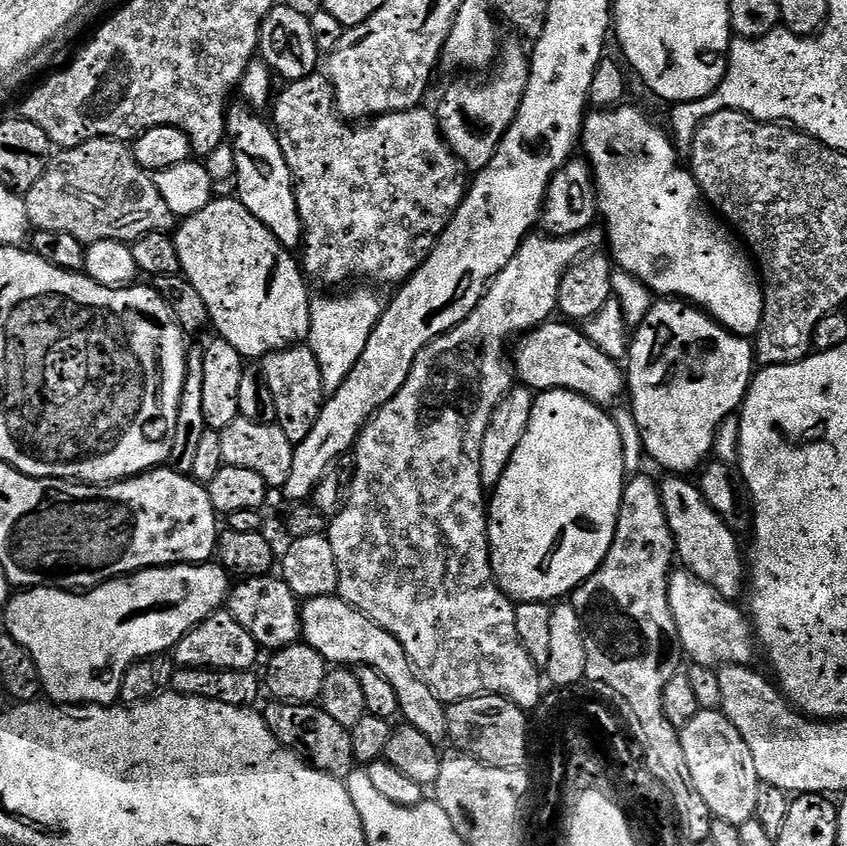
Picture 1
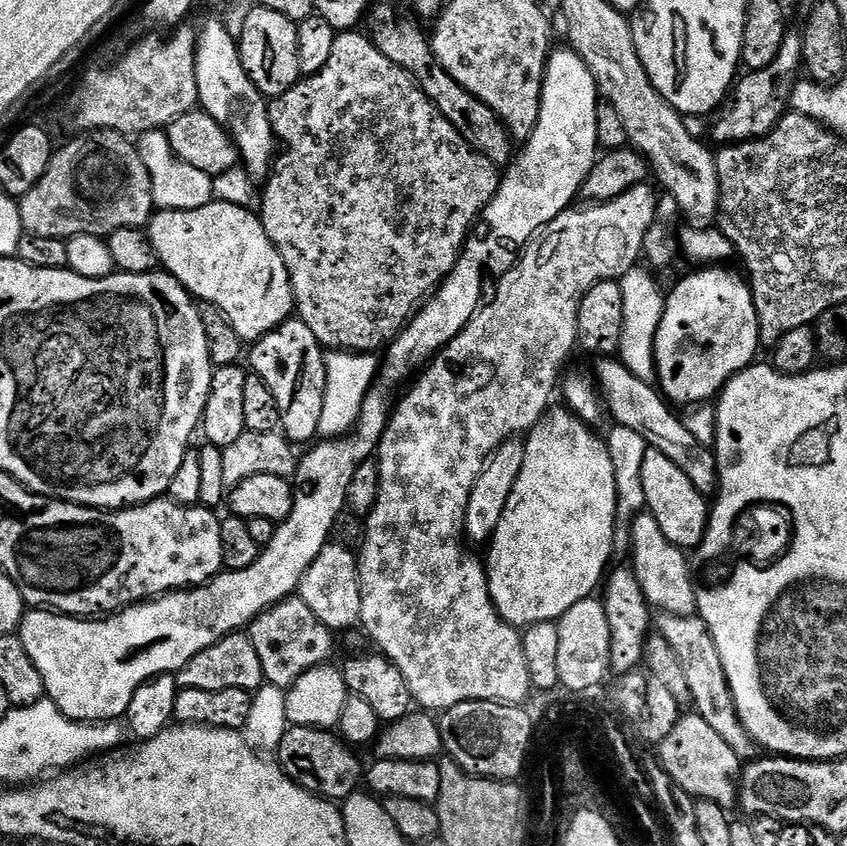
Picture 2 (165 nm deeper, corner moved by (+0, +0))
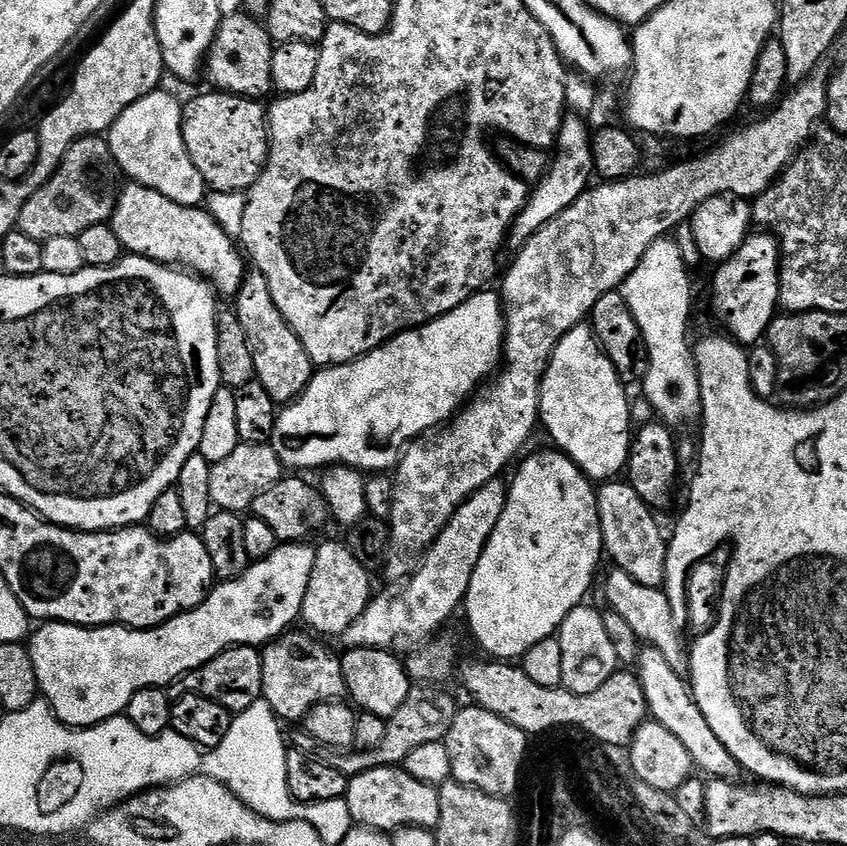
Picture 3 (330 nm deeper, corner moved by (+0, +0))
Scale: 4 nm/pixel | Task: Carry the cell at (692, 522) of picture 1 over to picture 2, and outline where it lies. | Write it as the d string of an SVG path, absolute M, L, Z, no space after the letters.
M648 447L645 450L641 480L645 490L644 507L647 515L652 516L654 522L658 522L658 526L662 526L662 534L670 538L675 548L699 549L708 529L710 504L706 497L698 490L694 490L690 478L686 478L686 474L682 474L682 470L678 470L678 466L674 466L674 462L666 458L666 454L653 448Z

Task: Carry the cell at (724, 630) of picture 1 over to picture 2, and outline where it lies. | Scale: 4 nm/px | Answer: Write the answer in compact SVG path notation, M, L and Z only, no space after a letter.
M640 514L632 521L630 567L642 586L644 597L653 609L670 616L690 616L698 608L698 588L692 585L692 572L688 569L685 549L675 548L662 534L662 526L647 514Z

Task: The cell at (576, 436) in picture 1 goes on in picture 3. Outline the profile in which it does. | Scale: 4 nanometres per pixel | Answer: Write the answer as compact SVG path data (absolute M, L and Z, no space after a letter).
M559 450L551 451L525 455L519 461L520 469L510 480L506 510L502 510L502 518L498 518L498 526L494 526L478 566L474 566L474 578L470 578L468 593L464 595L462 612L468 615L473 638L489 652L489 657L500 662L519 661L530 646L551 640L559 633L566 614L585 603L584 595L592 588L600 556L602 560L605 555L593 481L569 456Z

